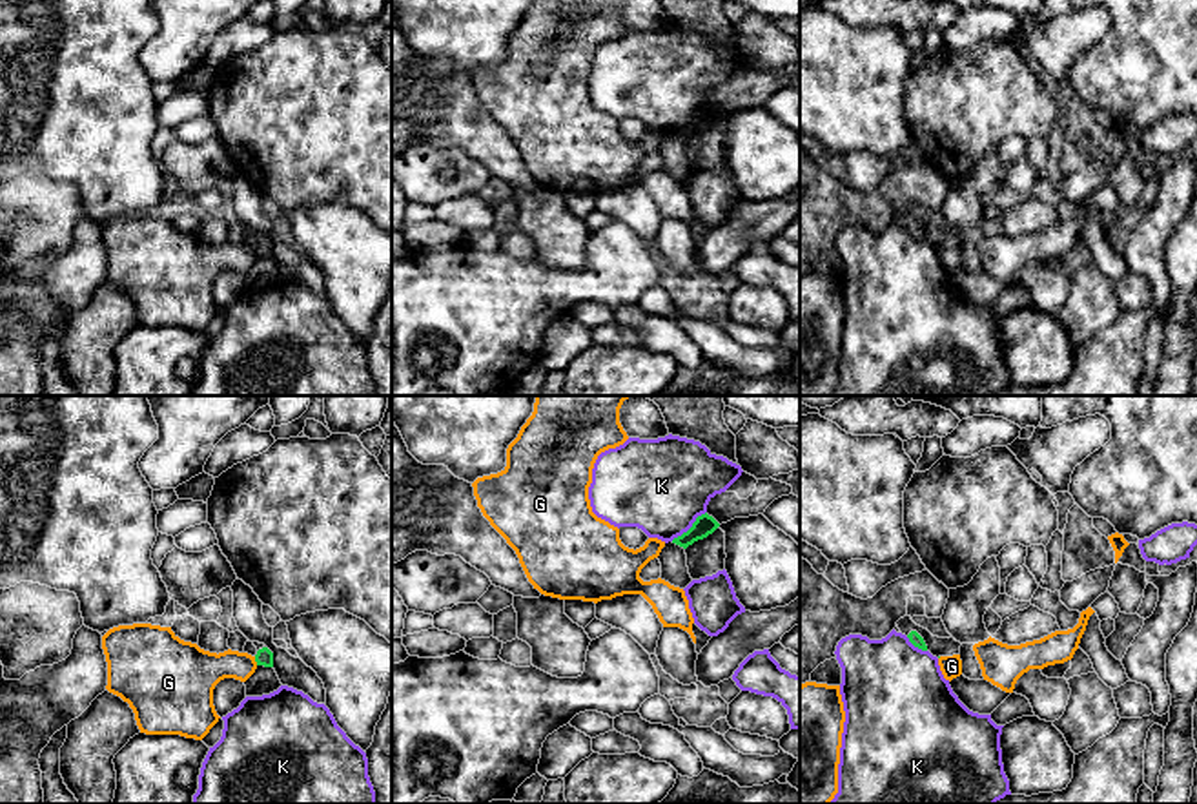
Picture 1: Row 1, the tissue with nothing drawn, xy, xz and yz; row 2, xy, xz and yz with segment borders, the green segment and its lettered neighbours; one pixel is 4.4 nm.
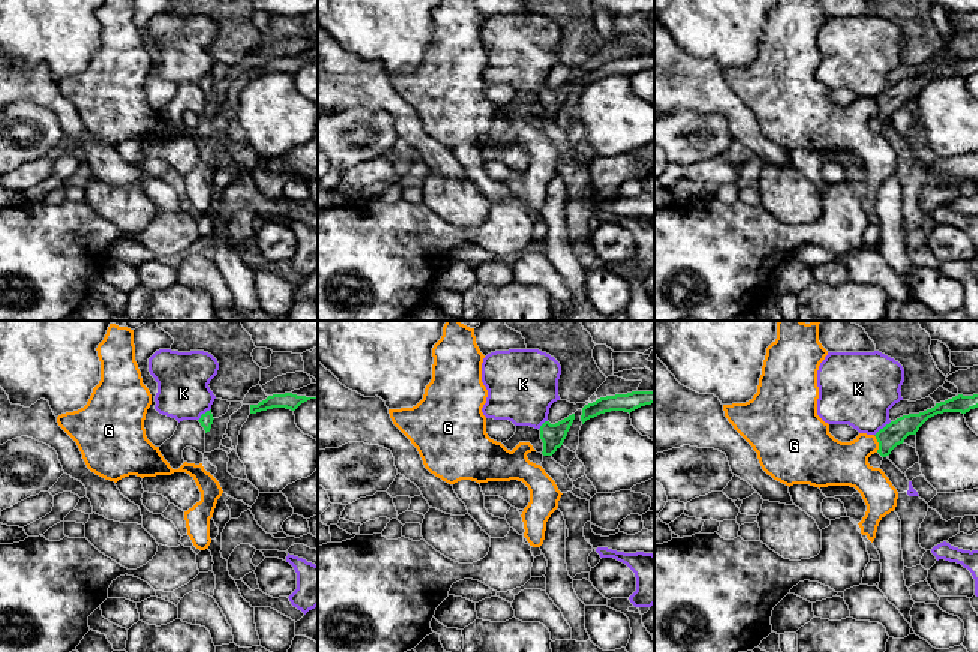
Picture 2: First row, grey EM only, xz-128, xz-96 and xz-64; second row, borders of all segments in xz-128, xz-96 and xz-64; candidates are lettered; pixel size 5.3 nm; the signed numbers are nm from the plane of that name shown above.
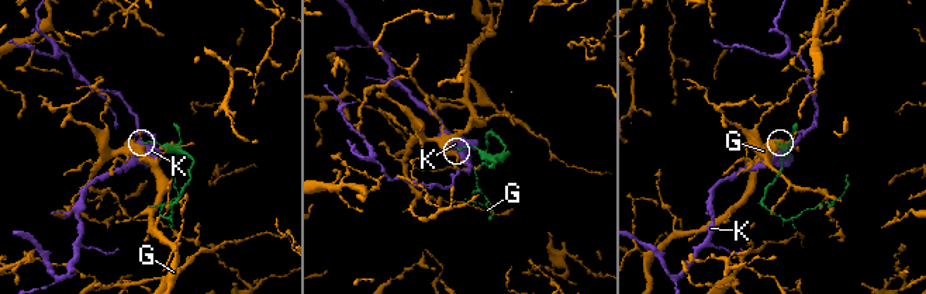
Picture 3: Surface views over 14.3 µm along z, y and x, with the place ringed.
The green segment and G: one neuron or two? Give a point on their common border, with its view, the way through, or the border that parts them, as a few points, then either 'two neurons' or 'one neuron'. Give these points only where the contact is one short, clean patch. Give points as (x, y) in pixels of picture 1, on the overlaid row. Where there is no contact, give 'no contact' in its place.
contact xy (255, 660); border xy (254, 657), (257, 664); two neurons

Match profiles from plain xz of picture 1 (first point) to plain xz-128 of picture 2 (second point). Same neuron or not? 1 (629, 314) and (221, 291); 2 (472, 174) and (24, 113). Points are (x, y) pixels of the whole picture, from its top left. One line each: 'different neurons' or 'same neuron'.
1: same neuron
2: same neuron

